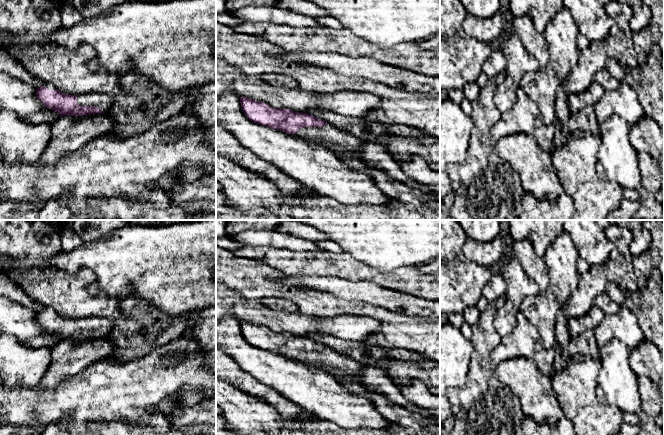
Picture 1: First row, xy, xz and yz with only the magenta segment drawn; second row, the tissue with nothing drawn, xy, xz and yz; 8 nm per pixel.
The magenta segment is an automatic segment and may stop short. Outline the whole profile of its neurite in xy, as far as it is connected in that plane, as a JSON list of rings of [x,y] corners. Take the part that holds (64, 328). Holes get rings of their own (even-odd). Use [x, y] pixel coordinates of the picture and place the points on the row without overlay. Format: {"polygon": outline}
{"polygon": [[[49,306],[37,311],[36,319],[46,331],[58,336],[60,341],[107,337],[114,327],[114,321],[107,318],[64,318]]]}

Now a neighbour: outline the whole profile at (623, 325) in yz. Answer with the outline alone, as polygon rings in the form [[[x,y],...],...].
[[[621,307],[614,314],[605,314],[594,334],[599,347],[617,339],[631,350],[644,340],[638,318],[628,307]]]

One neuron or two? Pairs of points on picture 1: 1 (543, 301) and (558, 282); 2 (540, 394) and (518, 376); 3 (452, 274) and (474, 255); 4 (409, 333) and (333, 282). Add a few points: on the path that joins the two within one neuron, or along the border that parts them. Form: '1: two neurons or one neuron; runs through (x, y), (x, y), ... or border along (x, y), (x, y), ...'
1: one neuron; runs through (548, 296), (557, 287)
2: one neuron; runs through (535, 390), (523, 378)
3: two neurons; border along (466, 237), (463, 254), (489, 267)
4: two neurons; border along (339, 297), (345, 300), (360, 300), (385, 307)

